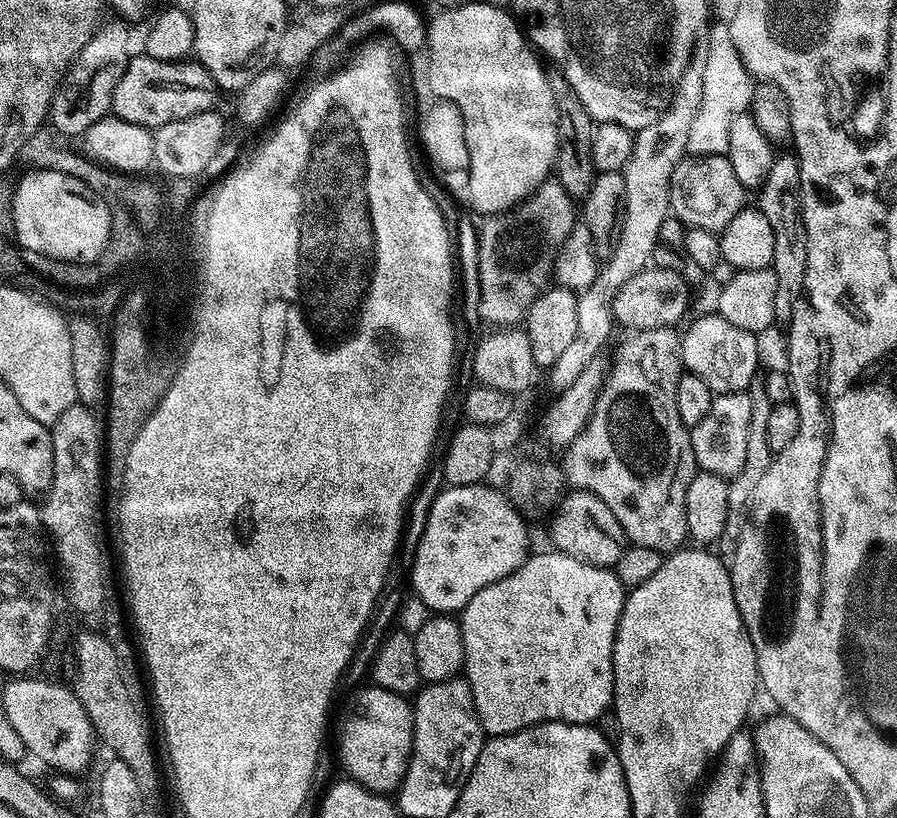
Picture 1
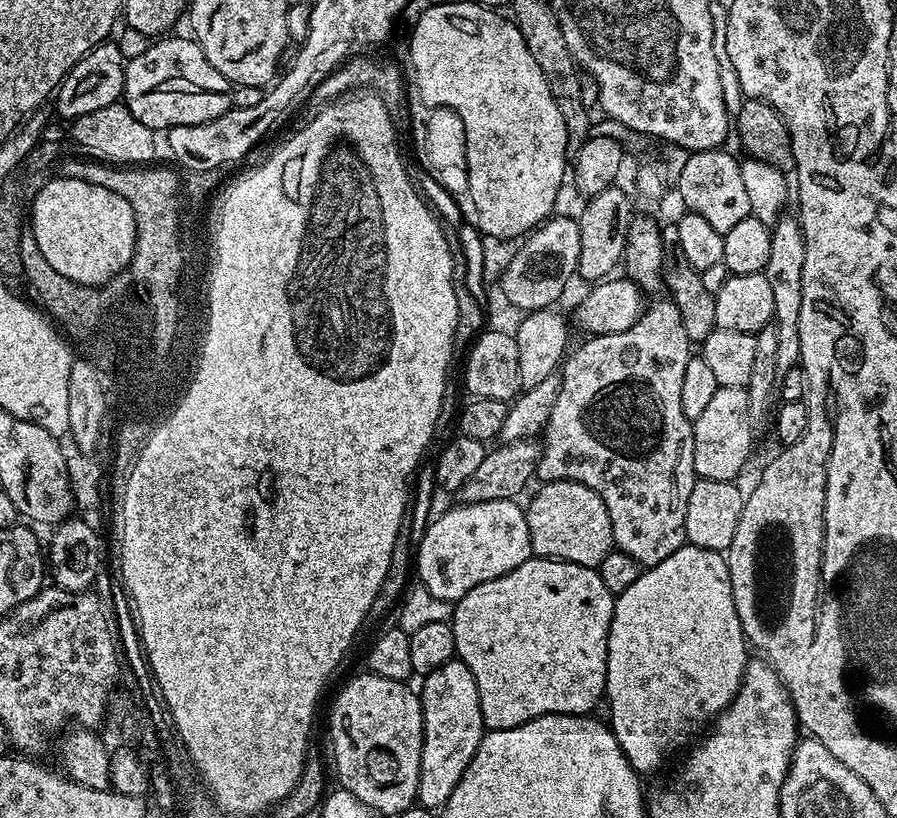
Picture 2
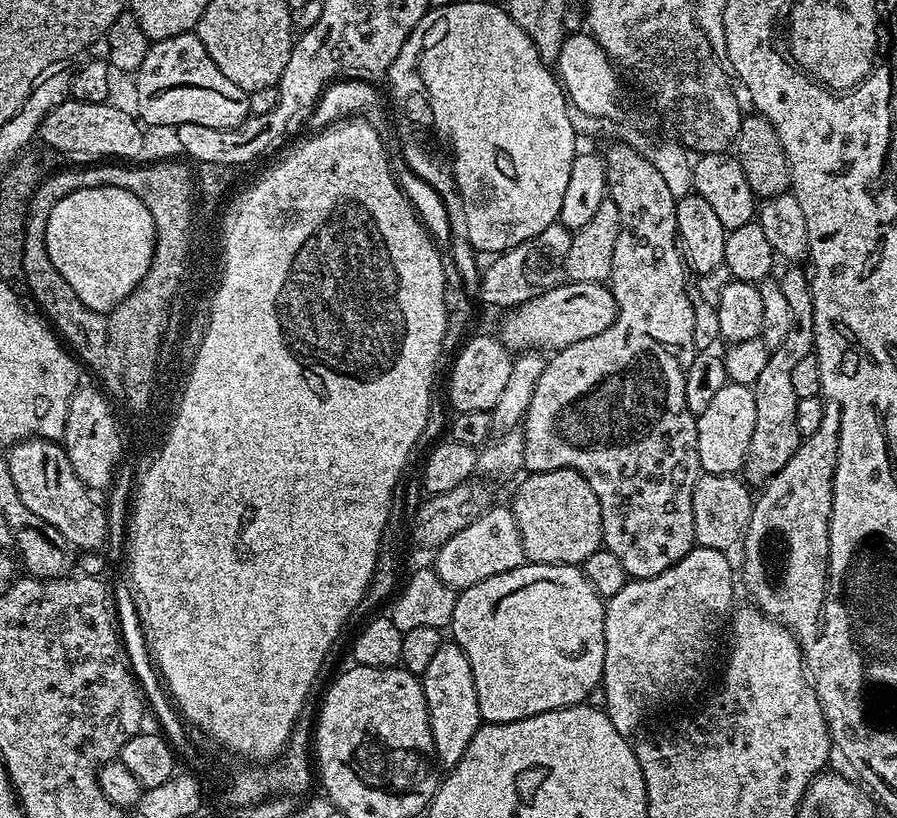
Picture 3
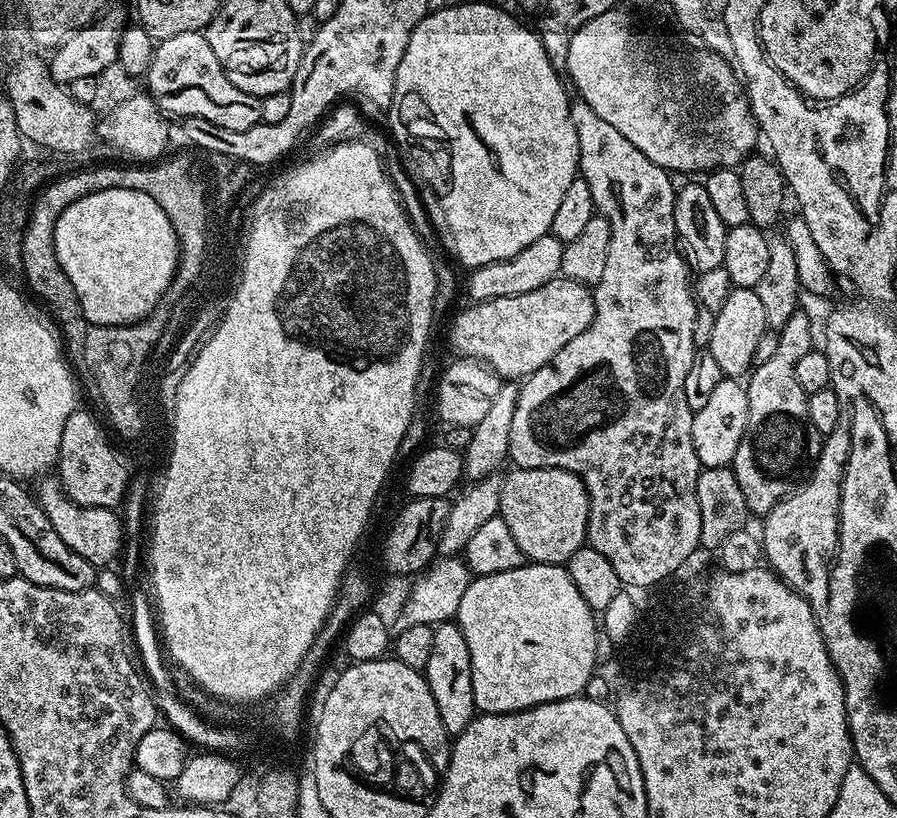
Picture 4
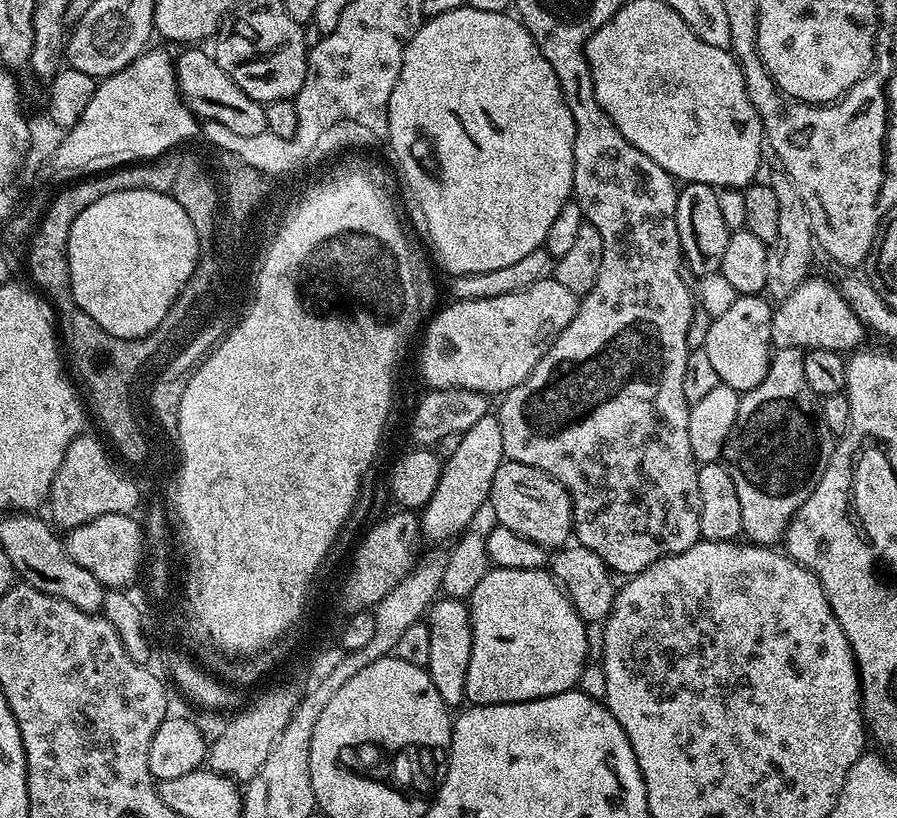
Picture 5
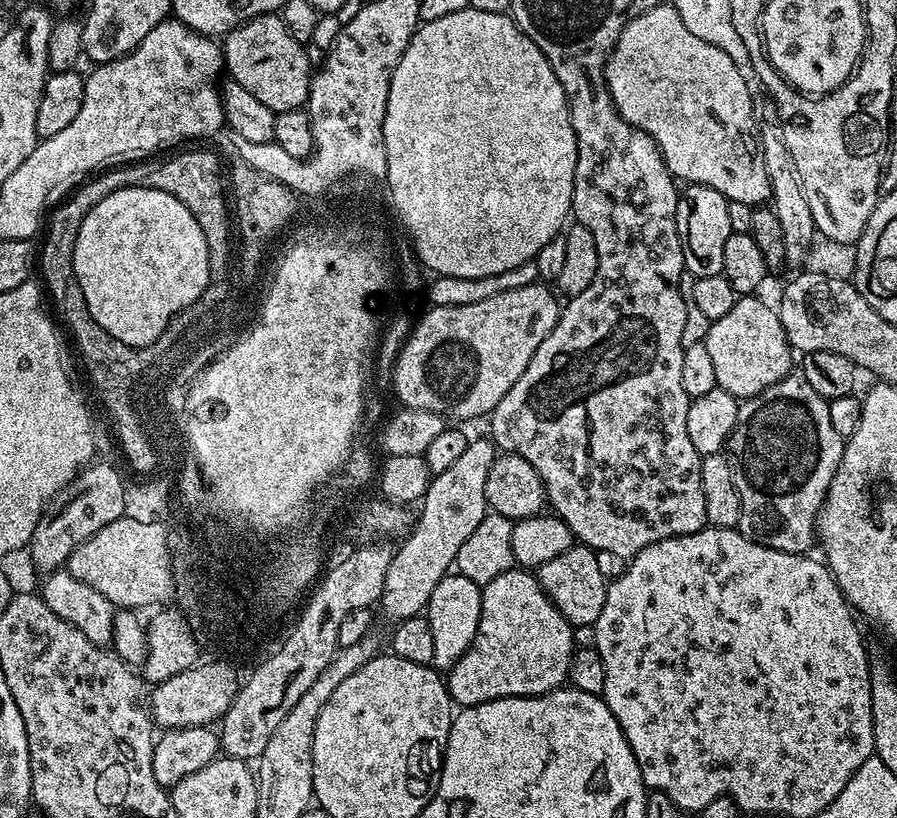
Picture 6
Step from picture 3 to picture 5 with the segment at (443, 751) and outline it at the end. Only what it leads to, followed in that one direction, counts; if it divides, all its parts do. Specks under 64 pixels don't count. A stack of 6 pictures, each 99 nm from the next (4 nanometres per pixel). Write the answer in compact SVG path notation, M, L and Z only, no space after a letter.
M460 598L437 599L426 613L426 623L430 630L430 662L427 669L434 682L434 690L442 694L442 702L449 709L459 709L465 703L466 670L470 666L472 649L472 614L469 605Z

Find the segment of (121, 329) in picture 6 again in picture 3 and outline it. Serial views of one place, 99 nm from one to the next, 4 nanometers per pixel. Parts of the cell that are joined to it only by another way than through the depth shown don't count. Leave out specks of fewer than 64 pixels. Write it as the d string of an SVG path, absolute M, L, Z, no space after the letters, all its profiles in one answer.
M114 186L74 190L74 194L66 194L62 202L50 210L50 218L46 222L46 250L50 262L70 282L70 290L80 292L84 300L88 300L91 308L109 308L140 280L144 272L144 264L148 264L148 252L154 252L156 244L156 227L154 218L150 218L150 210L142 201L130 194L130 190L116 189Z

